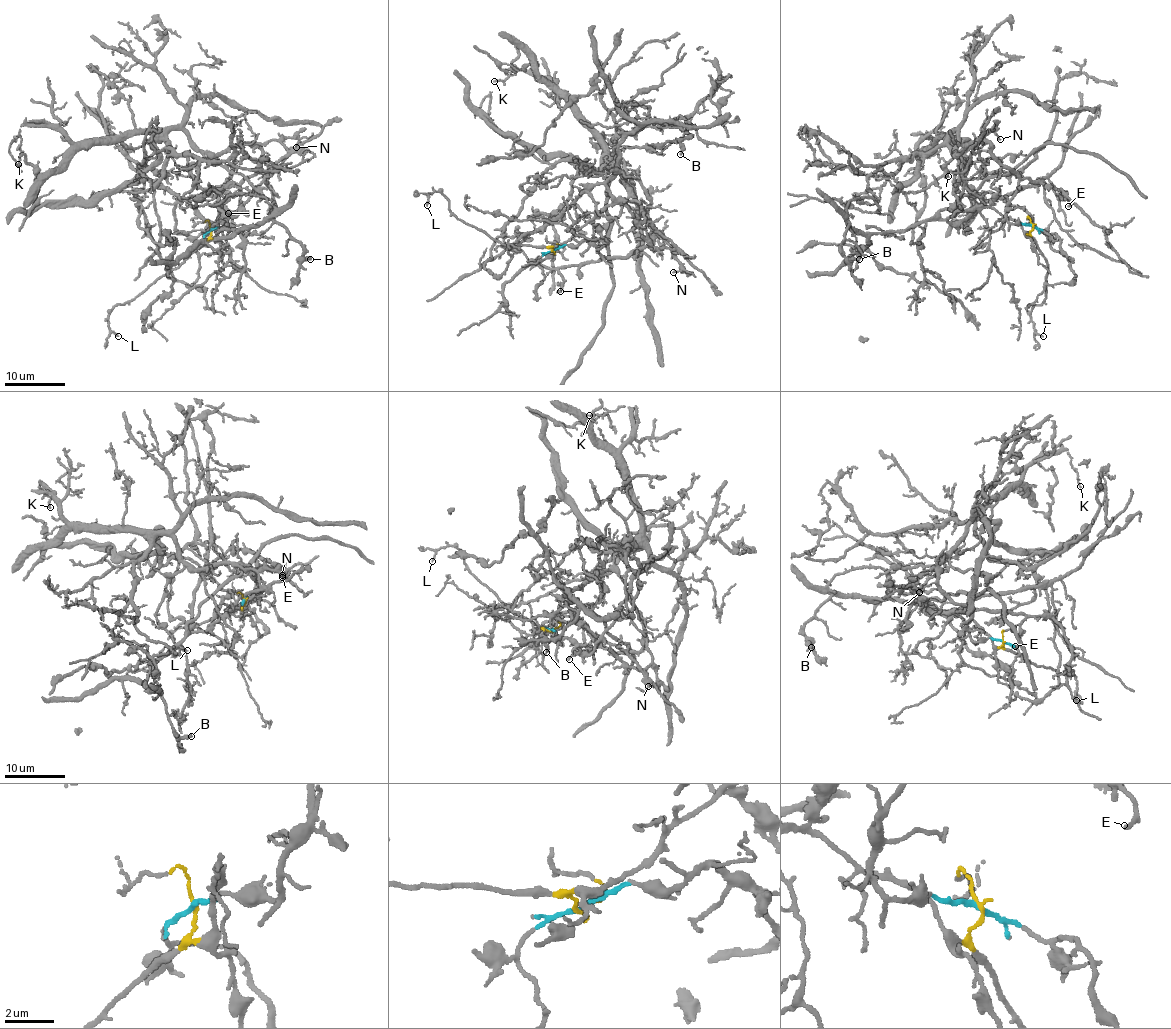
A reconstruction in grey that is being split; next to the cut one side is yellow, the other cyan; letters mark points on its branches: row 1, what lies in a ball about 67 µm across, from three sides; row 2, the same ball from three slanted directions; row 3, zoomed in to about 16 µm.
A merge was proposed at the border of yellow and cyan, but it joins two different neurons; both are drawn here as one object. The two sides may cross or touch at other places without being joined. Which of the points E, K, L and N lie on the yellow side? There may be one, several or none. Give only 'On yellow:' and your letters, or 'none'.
On yellow: L

